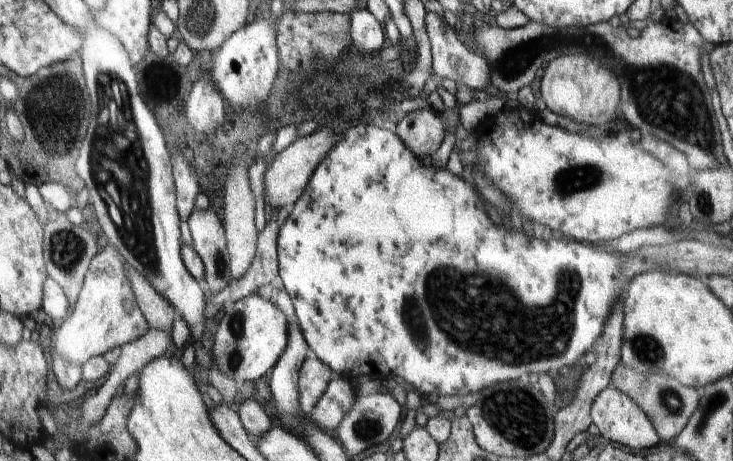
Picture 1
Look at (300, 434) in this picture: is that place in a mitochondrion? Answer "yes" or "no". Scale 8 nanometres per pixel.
no

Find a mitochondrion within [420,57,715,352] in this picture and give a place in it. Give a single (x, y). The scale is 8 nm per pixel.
(580, 178)

